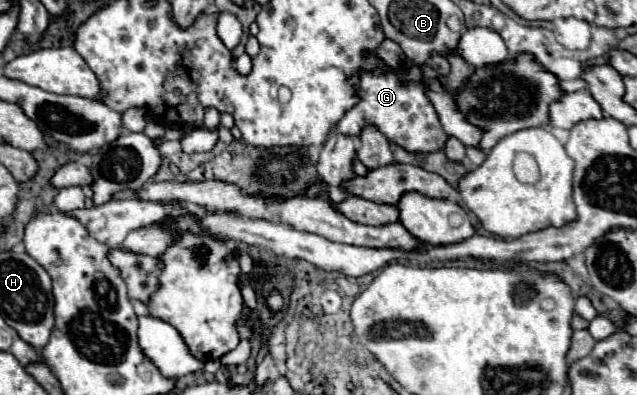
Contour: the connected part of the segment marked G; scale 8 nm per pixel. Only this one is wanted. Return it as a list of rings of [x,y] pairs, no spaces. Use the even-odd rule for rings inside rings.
[[[363,72],[359,84],[359,102],[345,112],[345,116],[337,122],[337,132],[357,136],[361,132],[361,126],[365,122],[375,124],[391,142],[397,142],[399,146],[405,146],[409,152],[425,152],[425,150],[443,150],[445,140],[449,138],[439,124],[437,112],[429,98],[425,96],[425,82],[403,82],[395,74],[375,76],[369,72]]]

